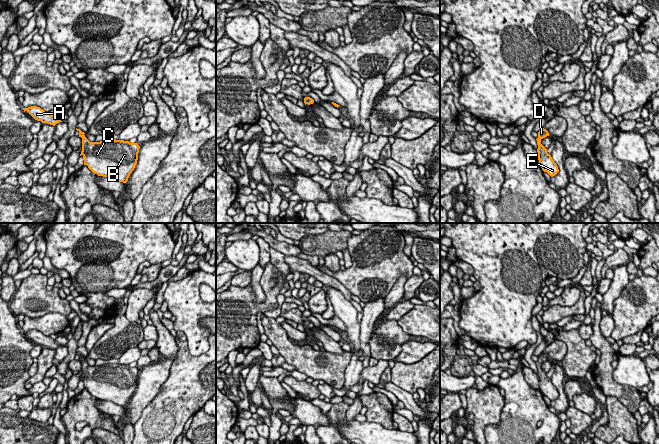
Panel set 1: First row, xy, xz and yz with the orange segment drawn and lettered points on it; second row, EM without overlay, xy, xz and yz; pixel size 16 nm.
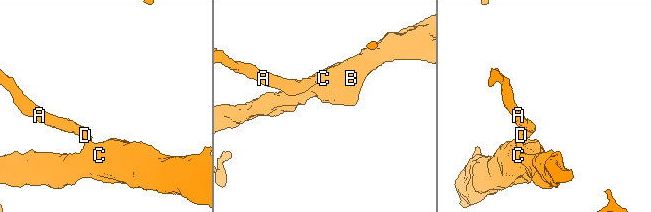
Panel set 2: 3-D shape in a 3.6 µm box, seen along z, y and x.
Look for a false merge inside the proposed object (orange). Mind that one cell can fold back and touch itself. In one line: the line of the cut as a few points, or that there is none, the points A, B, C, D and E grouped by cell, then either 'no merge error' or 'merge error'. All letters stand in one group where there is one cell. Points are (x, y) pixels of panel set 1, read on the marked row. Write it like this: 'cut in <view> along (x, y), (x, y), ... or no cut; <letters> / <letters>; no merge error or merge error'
no cut; A B C D E; no merge error

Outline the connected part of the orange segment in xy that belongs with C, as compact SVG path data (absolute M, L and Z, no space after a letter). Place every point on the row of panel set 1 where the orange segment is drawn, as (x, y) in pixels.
M77 128L76 130L79 132L79 137L82 138L82 151L80 156L83 156L84 165L87 165L88 168L98 176L110 177L119 182L127 183L130 174L137 164L140 148L138 143L115 139L90 142L85 137L84 132Z

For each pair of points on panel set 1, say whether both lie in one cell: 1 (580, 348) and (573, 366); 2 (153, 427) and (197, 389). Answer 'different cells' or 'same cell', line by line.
1: same cell
2: same cell

